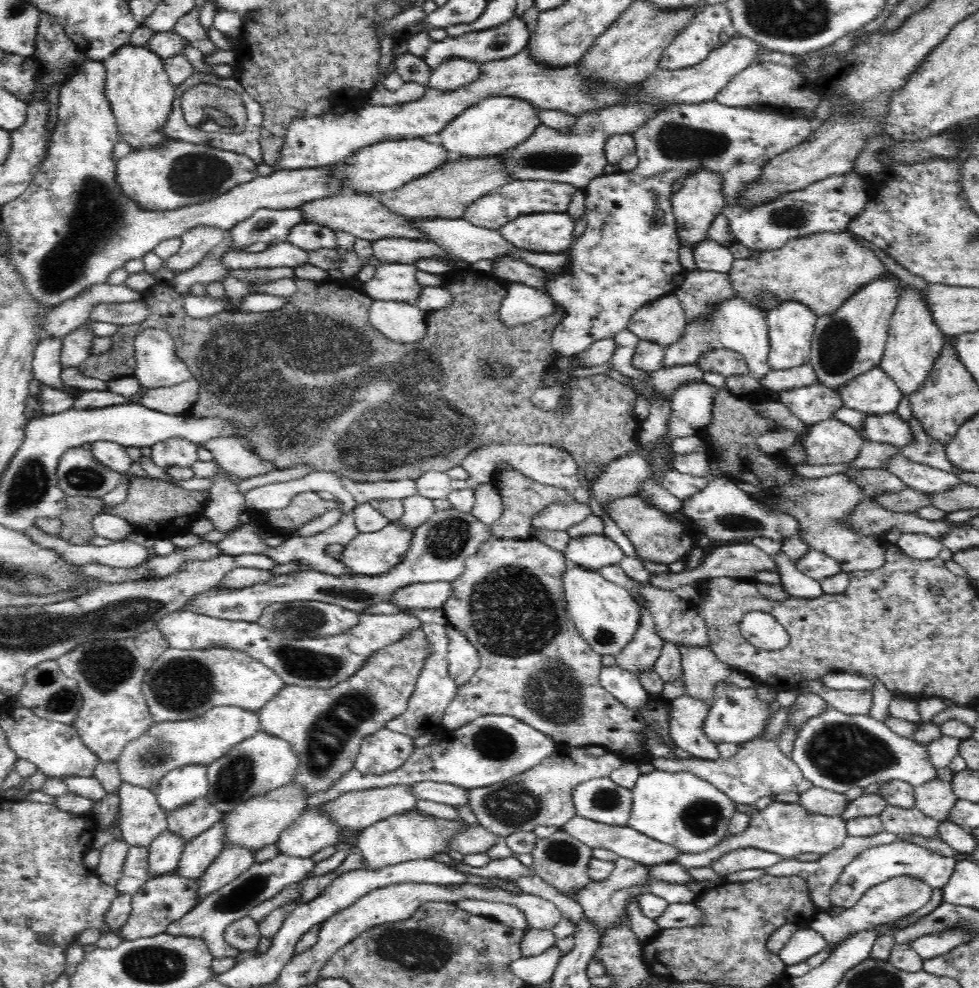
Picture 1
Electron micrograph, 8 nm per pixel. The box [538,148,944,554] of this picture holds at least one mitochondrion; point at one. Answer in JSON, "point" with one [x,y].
{"point":[838,344]}

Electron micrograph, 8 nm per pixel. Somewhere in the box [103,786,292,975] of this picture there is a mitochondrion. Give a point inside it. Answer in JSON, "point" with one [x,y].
{"point":[254,887]}

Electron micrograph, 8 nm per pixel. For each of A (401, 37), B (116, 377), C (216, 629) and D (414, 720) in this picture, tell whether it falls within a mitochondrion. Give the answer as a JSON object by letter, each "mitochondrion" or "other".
{"A":"other","B":"other","C":"other","D":"other"}

